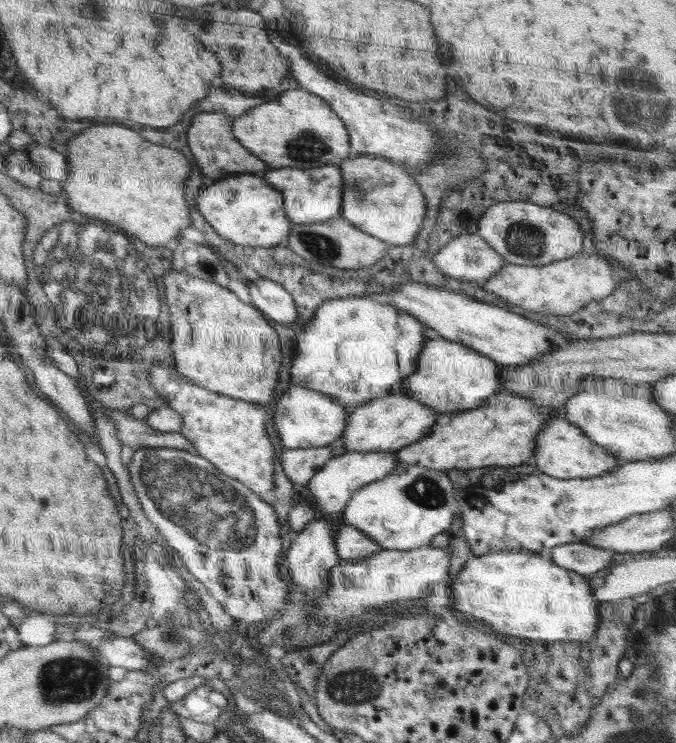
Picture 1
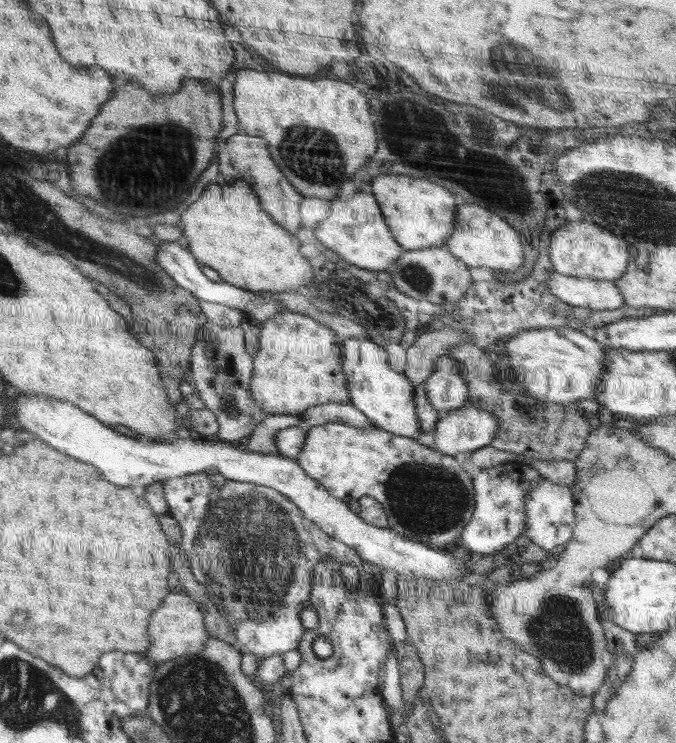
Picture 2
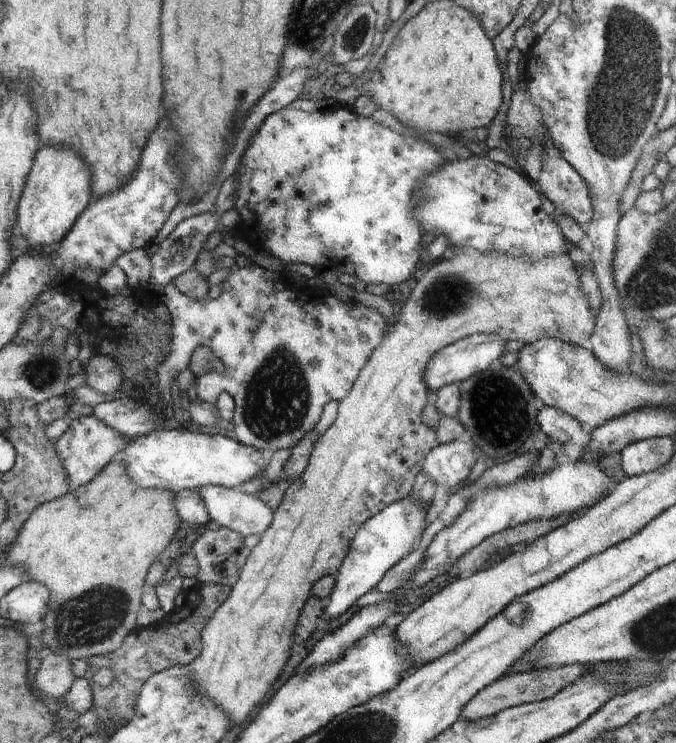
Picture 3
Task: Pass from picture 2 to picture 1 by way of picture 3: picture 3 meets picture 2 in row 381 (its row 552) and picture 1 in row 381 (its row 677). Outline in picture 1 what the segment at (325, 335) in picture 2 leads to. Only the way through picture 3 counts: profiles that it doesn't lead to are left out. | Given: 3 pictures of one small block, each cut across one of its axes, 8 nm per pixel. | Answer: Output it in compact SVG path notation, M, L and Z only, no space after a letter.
M172 270L166 274L163 281L172 325L171 348L176 363L174 369L186 379L202 388L207 388L210 392L249 400L254 404L268 404L274 398L274 386L278 382L283 362L278 334L266 321L266 314L252 304L239 300L234 292L212 280L202 280Z

